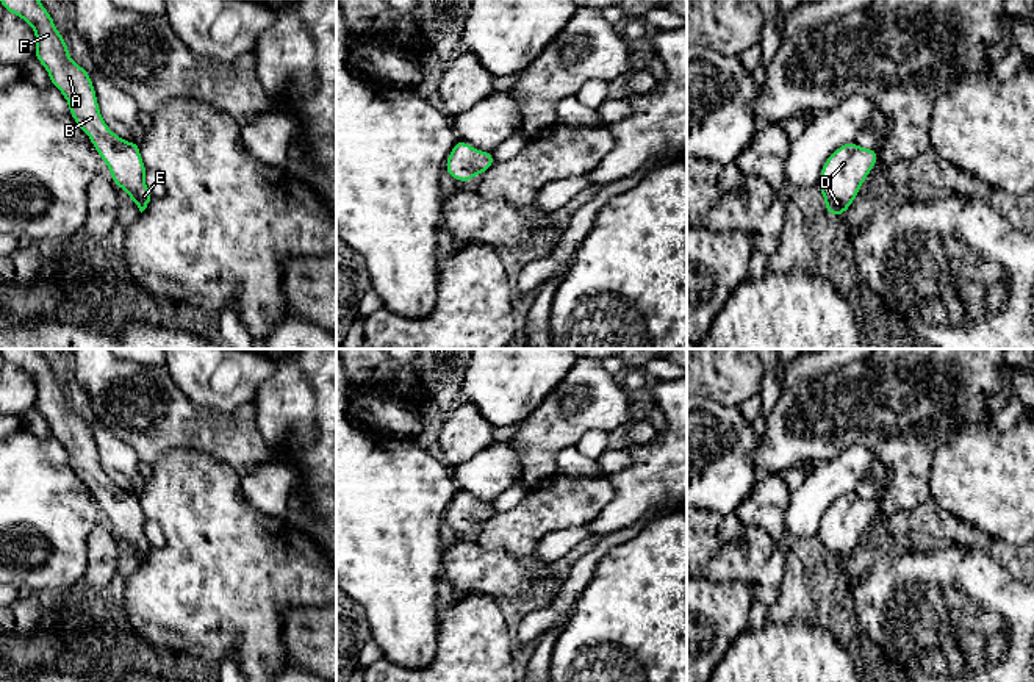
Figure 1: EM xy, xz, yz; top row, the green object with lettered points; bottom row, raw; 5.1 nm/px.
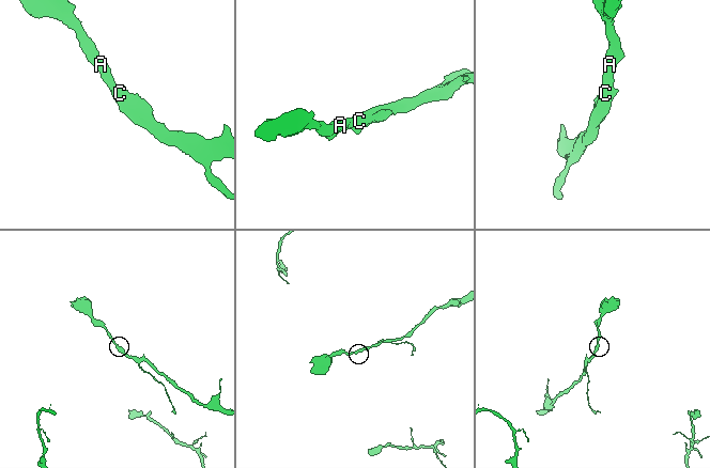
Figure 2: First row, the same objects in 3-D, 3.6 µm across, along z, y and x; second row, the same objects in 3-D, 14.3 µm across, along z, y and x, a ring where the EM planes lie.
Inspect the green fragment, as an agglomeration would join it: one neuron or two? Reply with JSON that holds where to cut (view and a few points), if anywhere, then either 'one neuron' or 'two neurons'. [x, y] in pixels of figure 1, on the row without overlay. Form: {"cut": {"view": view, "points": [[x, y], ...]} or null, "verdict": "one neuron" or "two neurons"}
{"cut": null, "verdict": "one neuron"}

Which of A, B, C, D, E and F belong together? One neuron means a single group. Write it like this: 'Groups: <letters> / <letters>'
Groups: A B C D E F

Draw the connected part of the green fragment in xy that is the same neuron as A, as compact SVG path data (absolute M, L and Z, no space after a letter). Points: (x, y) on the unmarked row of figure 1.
M0 349L0 354L5 361L19 366L34 380L34 408L47 419L52 436L67 450L75 474L88 483L99 507L108 515L113 533L124 540L142 563L155 547L145 537L147 518L139 504L139 490L127 494L108 479L89 422L69 407L64 386L38 349Z

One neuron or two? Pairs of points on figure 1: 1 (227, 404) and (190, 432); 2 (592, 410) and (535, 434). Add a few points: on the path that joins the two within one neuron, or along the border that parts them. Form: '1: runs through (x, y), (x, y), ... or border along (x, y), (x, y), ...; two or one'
1: border along (185, 394), (201, 407), (252, 405); two
2: runs through (578, 415), (568, 423), (557, 423), (549, 429); one

